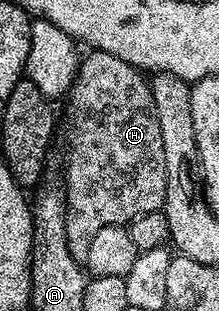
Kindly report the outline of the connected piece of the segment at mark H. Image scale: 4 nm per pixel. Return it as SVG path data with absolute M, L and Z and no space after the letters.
M91 50L81 56L78 72L74 74L74 83L70 86L66 103L66 232L68 233L68 249L72 249L72 257L84 261L88 257L88 247L92 245L92 237L105 227L129 225L144 214L163 210L166 202L166 170L164 169L164 141L160 137L160 121L156 117L156 109L152 101L152 93L147 76L139 68L130 63L120 61L112 53Z

